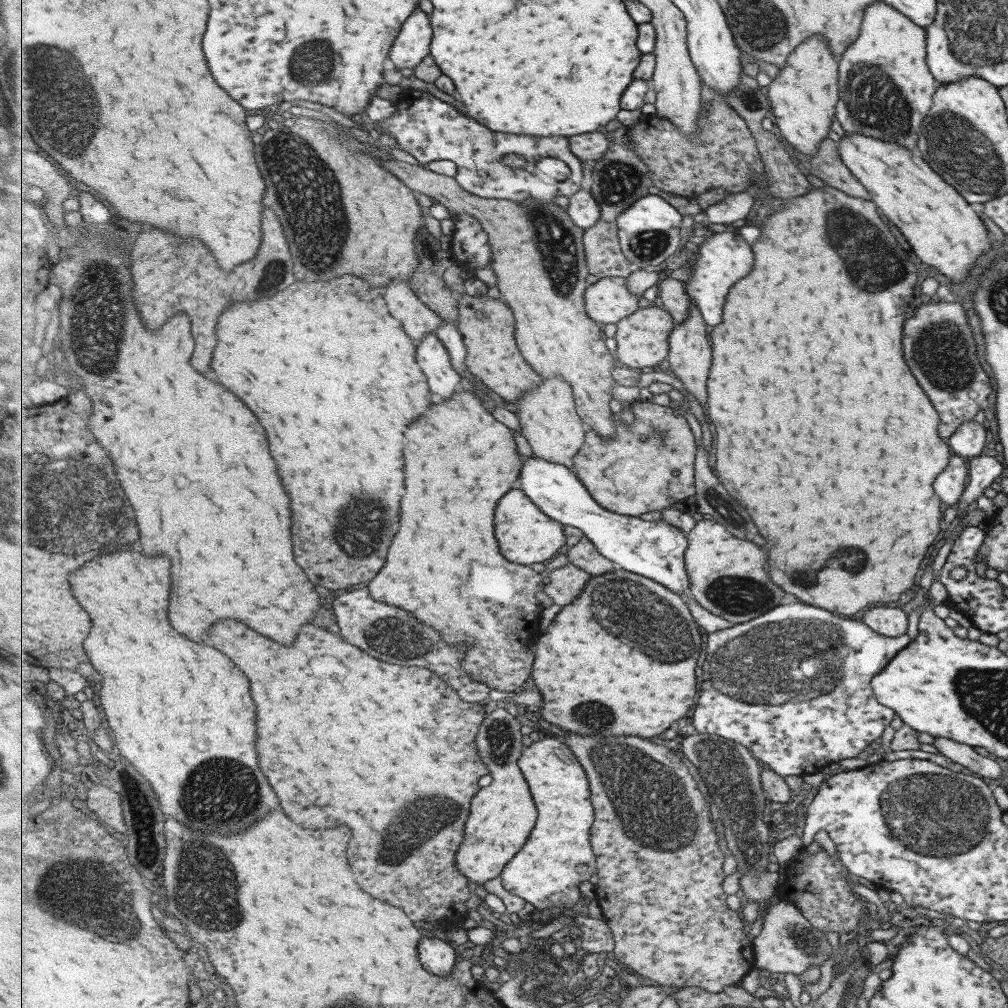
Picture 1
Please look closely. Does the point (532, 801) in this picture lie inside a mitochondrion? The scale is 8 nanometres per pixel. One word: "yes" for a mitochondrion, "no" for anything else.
no

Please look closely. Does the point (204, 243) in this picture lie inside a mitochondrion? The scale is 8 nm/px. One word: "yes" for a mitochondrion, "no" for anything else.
no

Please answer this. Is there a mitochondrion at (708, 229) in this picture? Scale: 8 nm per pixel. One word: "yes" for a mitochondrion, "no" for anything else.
no

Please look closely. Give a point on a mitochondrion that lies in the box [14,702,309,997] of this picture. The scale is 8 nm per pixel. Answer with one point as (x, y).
(90, 892)

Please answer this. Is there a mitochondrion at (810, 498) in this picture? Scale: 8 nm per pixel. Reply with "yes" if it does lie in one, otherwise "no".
no

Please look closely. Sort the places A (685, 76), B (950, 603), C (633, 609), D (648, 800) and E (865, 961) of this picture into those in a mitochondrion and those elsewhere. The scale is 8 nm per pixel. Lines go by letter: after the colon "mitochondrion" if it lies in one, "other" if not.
A: other
B: other
C: mitochondrion
D: mitochondrion
E: other

